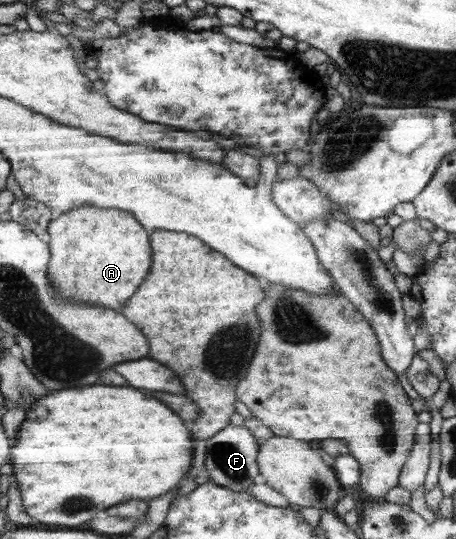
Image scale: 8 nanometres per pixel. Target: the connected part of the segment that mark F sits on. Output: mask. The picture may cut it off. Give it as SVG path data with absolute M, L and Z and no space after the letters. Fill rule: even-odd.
M230 423L207 441L204 469L209 473L209 479L237 492L249 491L252 484L261 480L261 466L258 462L260 442L245 425Z

